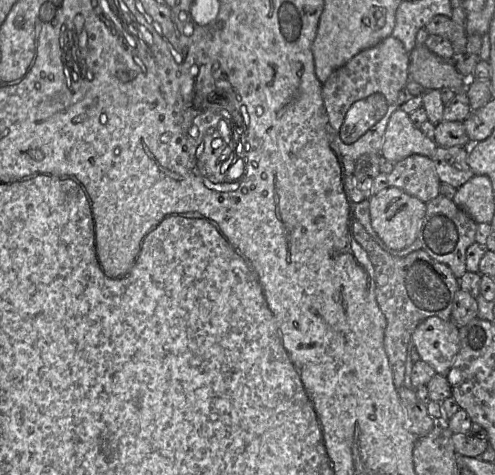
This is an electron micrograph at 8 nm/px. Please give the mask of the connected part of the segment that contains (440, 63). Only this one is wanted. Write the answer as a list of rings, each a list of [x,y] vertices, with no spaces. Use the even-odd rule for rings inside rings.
[[[424,44],[416,45],[409,53],[409,80],[420,84],[424,90],[441,90],[443,88],[461,88],[468,86],[468,80],[456,69],[453,61],[447,61],[432,51]]]

